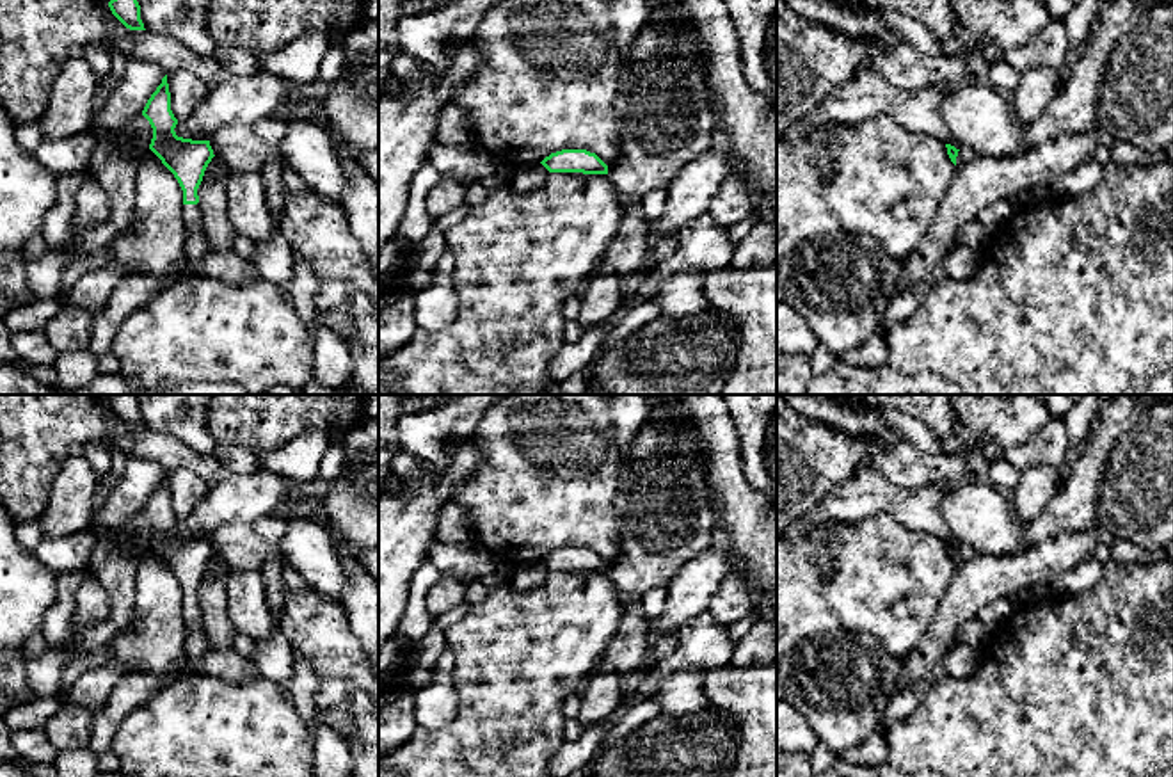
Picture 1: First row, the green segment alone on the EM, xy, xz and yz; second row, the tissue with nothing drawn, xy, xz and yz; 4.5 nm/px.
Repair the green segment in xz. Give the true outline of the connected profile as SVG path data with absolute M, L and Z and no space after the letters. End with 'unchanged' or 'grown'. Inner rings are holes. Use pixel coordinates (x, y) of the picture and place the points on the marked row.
M562 149L540 162L549 172L608 174L608 165L586 149Z; unchanged

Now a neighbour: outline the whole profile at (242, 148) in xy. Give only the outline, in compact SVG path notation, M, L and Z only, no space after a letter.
M265 117L243 124L233 123L213 133L210 146L229 174L261 174L270 160L283 160L284 119Z

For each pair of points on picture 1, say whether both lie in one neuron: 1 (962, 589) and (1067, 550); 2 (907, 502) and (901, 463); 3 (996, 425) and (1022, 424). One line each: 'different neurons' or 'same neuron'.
1: same neuron
2: different neurons
3: same neuron

